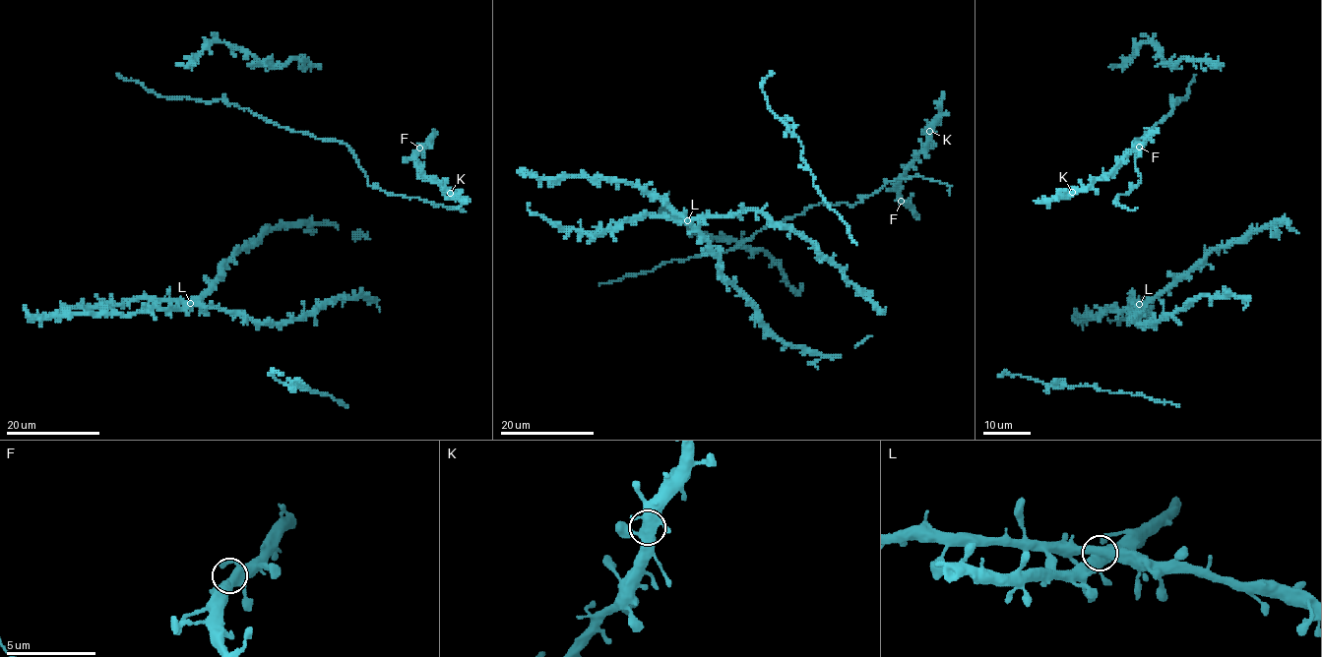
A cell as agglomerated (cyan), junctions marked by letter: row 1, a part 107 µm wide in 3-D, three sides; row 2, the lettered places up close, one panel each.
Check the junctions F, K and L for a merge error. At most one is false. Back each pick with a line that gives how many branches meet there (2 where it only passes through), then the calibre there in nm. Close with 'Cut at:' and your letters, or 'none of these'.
Cut at: none of these

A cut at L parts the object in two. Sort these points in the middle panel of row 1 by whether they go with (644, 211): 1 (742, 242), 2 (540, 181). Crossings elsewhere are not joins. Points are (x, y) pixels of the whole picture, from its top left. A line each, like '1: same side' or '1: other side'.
1: other side
2: other side

